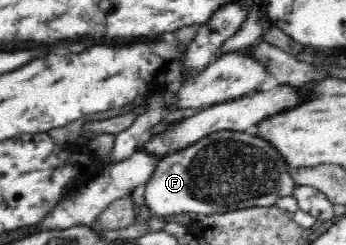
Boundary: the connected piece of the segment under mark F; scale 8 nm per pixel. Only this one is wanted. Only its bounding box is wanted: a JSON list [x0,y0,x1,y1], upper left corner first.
[143,131,296,215]

